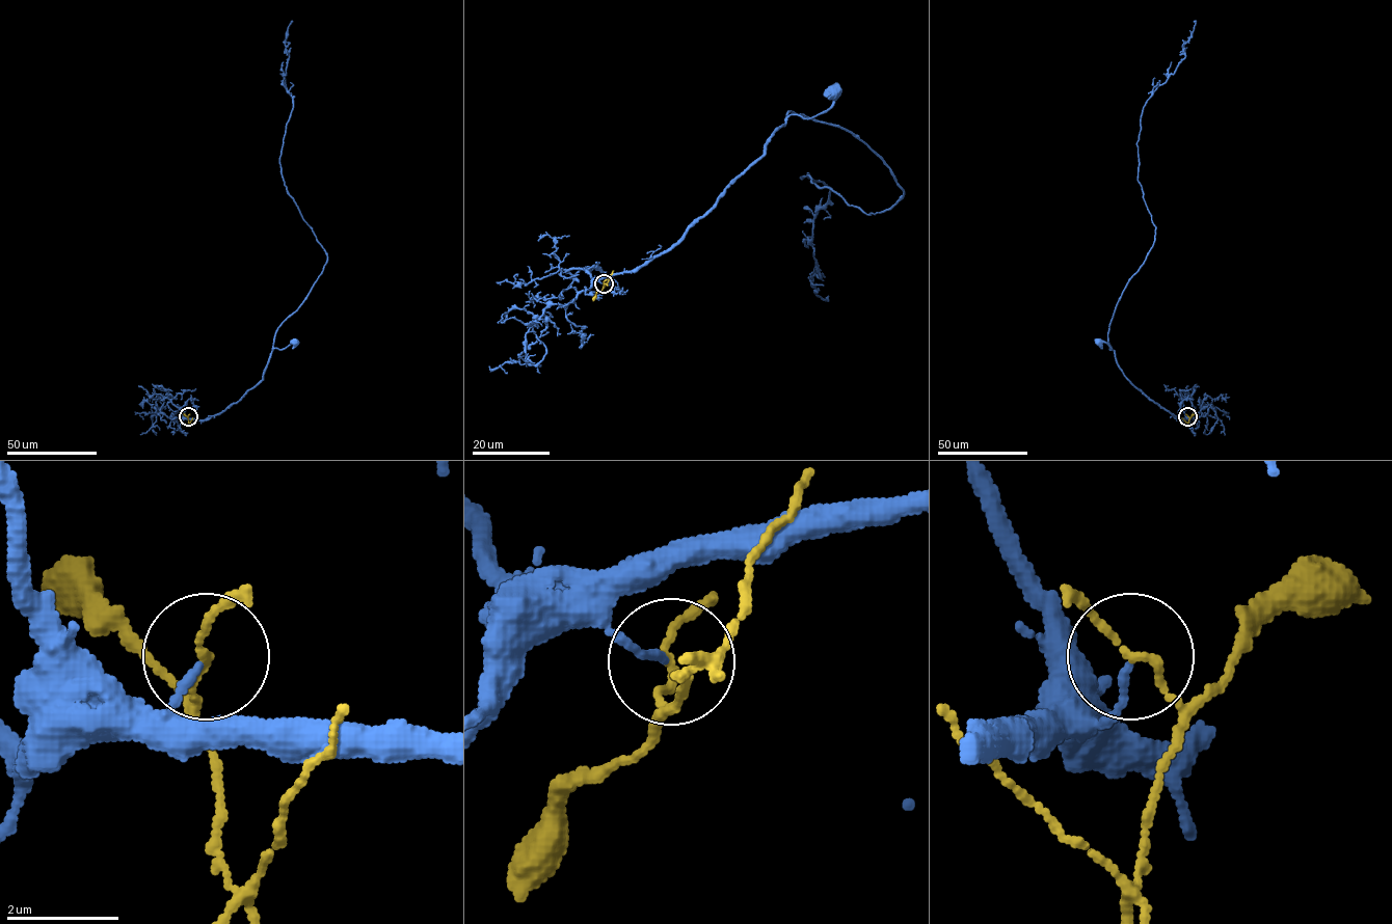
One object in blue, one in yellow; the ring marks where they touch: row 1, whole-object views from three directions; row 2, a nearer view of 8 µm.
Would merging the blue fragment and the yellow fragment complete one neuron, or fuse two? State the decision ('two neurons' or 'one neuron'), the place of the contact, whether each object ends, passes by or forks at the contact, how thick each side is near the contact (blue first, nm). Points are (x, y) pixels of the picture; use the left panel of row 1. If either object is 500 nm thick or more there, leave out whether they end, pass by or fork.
one neuron; place (188, 416); blue ends; yellow passes by; calibres 120 and 120 nm

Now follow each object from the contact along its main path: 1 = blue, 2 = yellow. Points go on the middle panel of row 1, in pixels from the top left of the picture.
1: (603, 284), (668, 251), (764, 154), (784, 120), (824, 112), (832, 89)
2: (604, 284), (614, 270)

